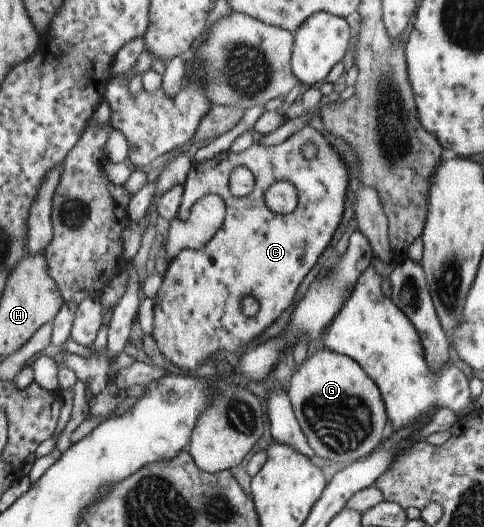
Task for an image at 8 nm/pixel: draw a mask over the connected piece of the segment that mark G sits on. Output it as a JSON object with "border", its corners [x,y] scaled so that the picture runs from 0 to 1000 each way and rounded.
{"border":[[[657,662],[597,715],[591,742],[614,805],[653,867],[717,882],[756,867],[787,839],[798,803],[787,750],[748,698],[711,672]]]}

